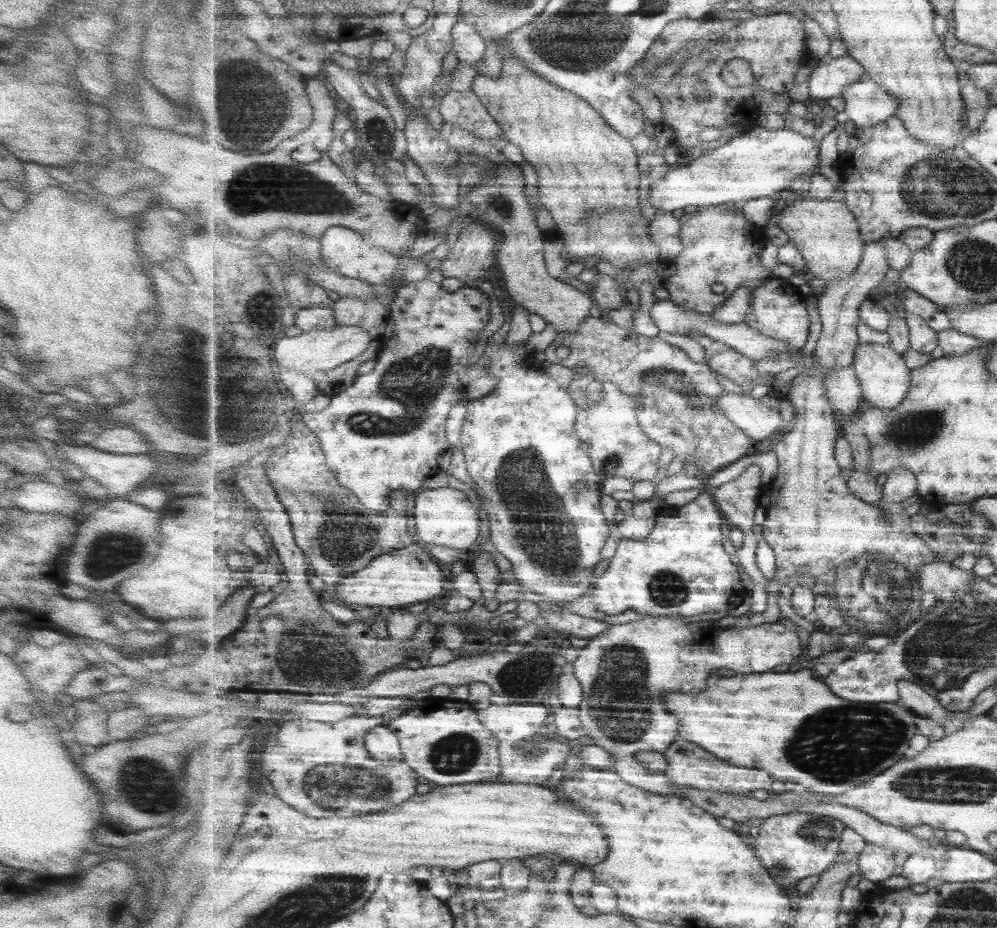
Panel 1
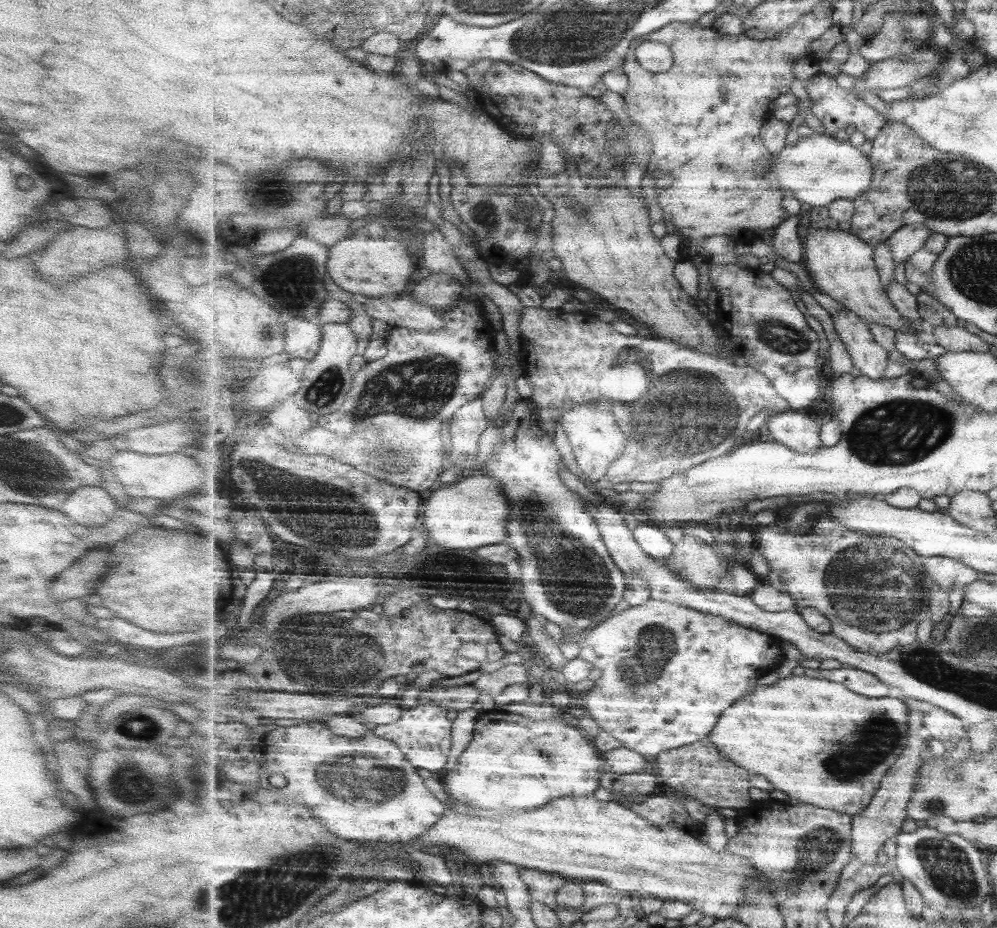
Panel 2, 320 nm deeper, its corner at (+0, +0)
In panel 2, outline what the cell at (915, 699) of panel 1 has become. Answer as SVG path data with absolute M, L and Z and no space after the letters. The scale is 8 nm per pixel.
M933 706L931 712L925 714L923 721L933 739L943 743L955 743L956 745L967 736L968 728L963 728L963 722L957 716L937 706Z

